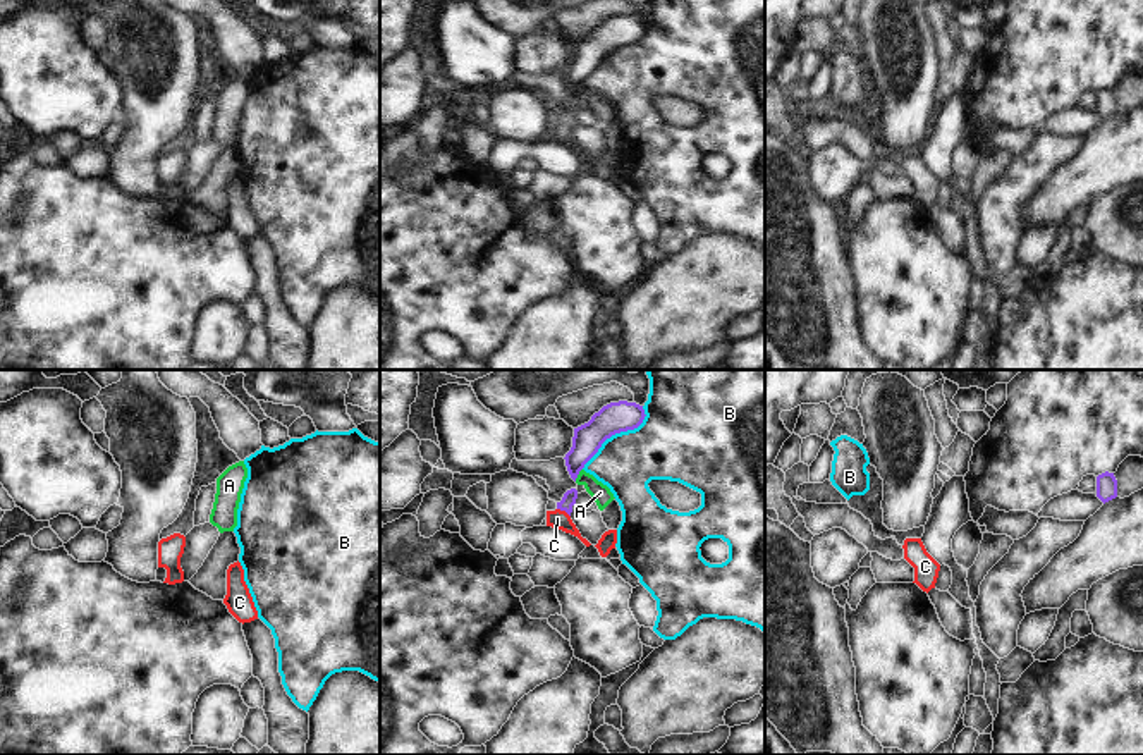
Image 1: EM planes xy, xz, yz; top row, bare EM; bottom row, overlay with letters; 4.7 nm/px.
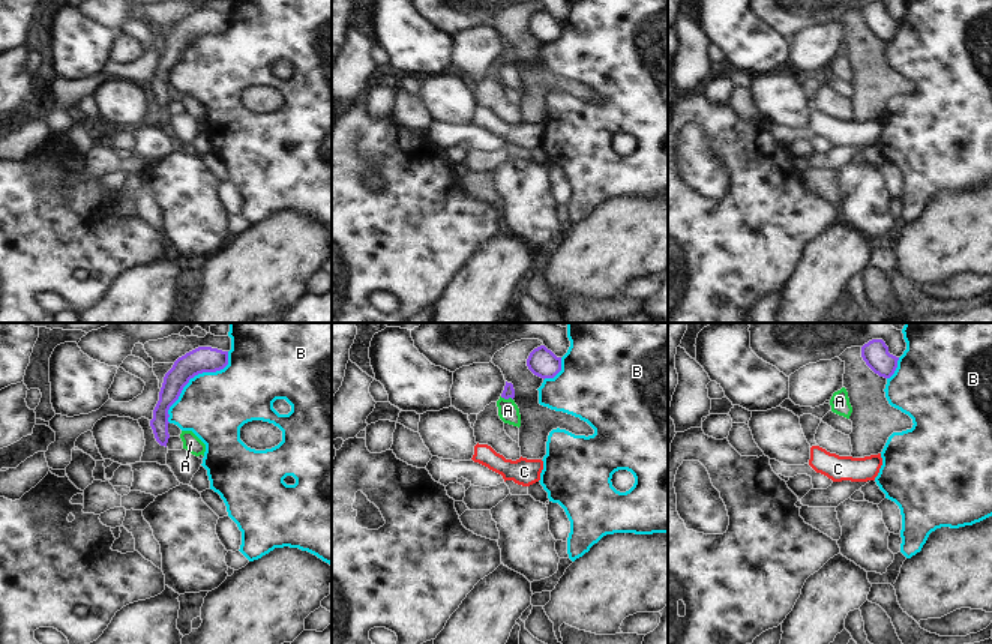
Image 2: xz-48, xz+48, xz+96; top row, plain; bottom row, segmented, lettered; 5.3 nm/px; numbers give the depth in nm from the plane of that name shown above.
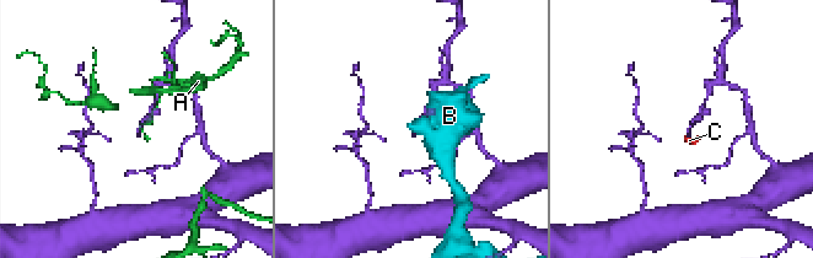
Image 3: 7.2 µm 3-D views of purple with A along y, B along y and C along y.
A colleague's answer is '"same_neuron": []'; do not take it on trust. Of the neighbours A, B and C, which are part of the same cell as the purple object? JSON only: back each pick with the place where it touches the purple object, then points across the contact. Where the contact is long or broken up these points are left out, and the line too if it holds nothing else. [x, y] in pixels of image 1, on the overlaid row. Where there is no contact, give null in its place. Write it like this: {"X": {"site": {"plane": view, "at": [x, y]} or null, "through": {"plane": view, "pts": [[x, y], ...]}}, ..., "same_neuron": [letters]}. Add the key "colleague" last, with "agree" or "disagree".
{"C": {"site": {"plane": "xz", "at": [564, 509]}, "through": {"plane": "xz", "pts": [[569, 497], [564, 509], [559, 520]]}}, "same_neuron": ["C"], "colleague": "disagree"}

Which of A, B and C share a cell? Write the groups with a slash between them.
A / B / C

